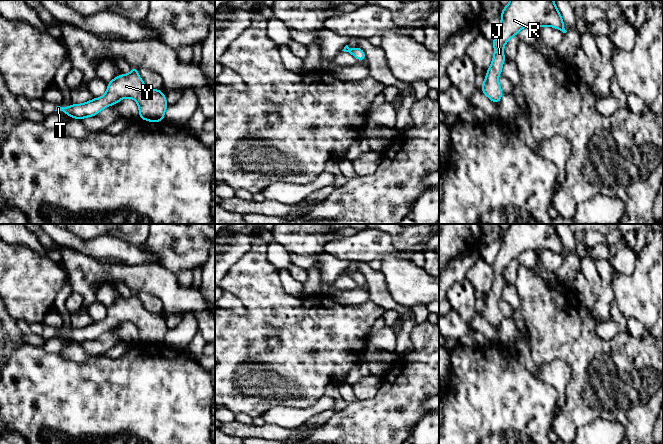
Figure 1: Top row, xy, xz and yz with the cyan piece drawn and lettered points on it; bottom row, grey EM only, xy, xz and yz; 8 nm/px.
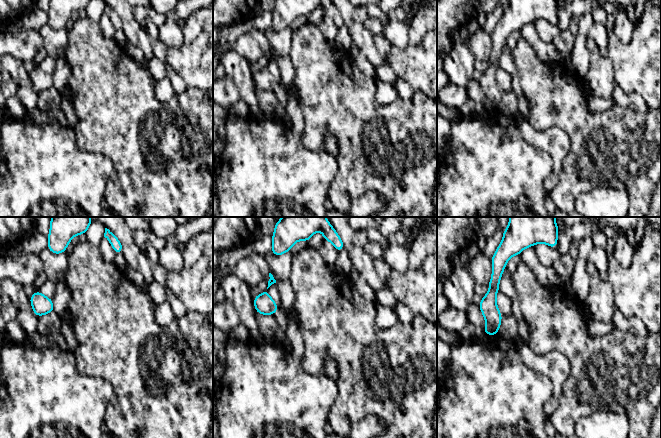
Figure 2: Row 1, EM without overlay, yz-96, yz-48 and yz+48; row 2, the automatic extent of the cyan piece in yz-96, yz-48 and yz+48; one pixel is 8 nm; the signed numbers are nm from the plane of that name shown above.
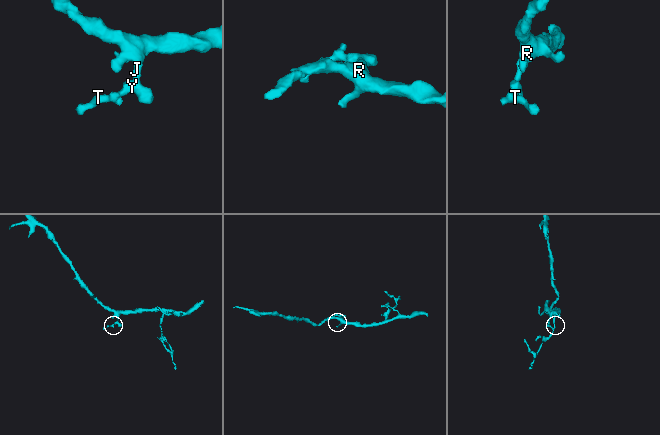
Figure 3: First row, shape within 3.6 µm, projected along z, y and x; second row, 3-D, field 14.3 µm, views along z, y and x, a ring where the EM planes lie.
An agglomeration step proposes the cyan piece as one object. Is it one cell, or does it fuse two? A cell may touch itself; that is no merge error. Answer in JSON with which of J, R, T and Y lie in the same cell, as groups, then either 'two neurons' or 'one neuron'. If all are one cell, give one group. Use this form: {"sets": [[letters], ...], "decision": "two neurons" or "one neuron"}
{"sets": [["J", "R", "T", "Y"]], "decision": "one neuron"}

